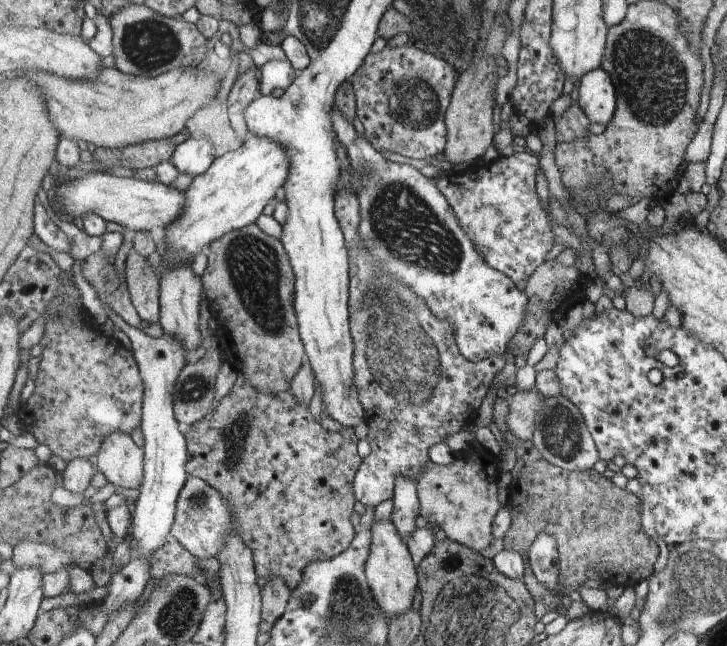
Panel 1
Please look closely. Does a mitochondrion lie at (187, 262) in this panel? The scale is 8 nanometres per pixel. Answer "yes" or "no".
no

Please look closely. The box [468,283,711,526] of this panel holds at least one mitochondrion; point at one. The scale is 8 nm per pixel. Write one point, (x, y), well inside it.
(561, 435)

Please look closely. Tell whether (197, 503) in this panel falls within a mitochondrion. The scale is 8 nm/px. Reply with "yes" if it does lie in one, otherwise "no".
yes

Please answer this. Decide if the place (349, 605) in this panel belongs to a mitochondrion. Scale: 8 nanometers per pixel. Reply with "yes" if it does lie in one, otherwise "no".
yes

